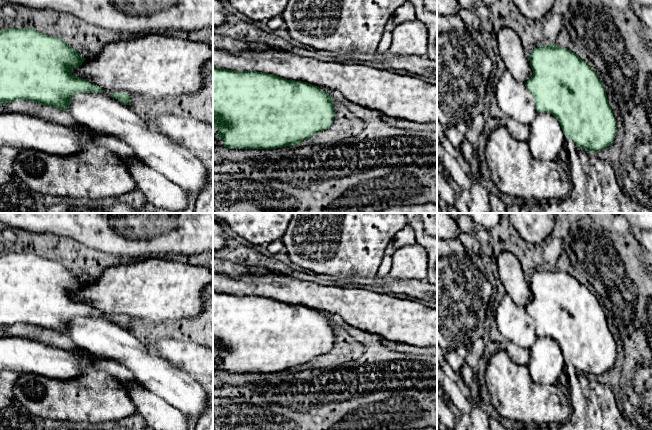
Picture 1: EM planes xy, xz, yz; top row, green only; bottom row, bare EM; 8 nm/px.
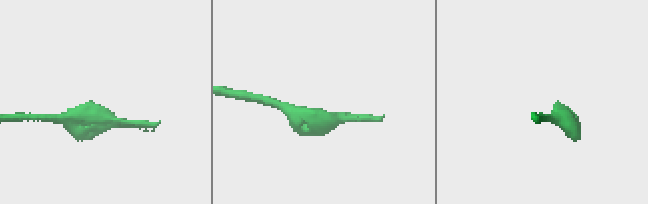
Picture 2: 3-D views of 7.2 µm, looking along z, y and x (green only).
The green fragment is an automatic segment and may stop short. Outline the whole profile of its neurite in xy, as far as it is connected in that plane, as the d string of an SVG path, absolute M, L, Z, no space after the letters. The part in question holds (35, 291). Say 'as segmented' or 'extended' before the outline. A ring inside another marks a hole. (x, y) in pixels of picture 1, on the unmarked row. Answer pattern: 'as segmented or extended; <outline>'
as segmented; M11 252L11 253L4 253L0 255L0 328L2 327L11 327L16 324L26 324L30 326L36 326L38 328L42 328L45 330L50 330L53 332L57 332L62 335L66 335L70 328L71 322L77 317L102 317L104 314L80 301L74 301L71 296L82 289L85 282L80 279L78 275L71 272L67 267L63 266L61 263L57 261L48 260L38 255L34 254L33 252Z

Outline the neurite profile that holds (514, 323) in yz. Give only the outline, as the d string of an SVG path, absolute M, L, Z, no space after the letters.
M507 294L495 306L495 319L501 335L519 347L530 349L538 338L534 321L525 308L519 307Z

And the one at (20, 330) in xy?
M16 324L11 327L2 327L0 328L0 335L33 338L68 351L75 351L77 349L67 335L62 335L57 332L26 324Z

